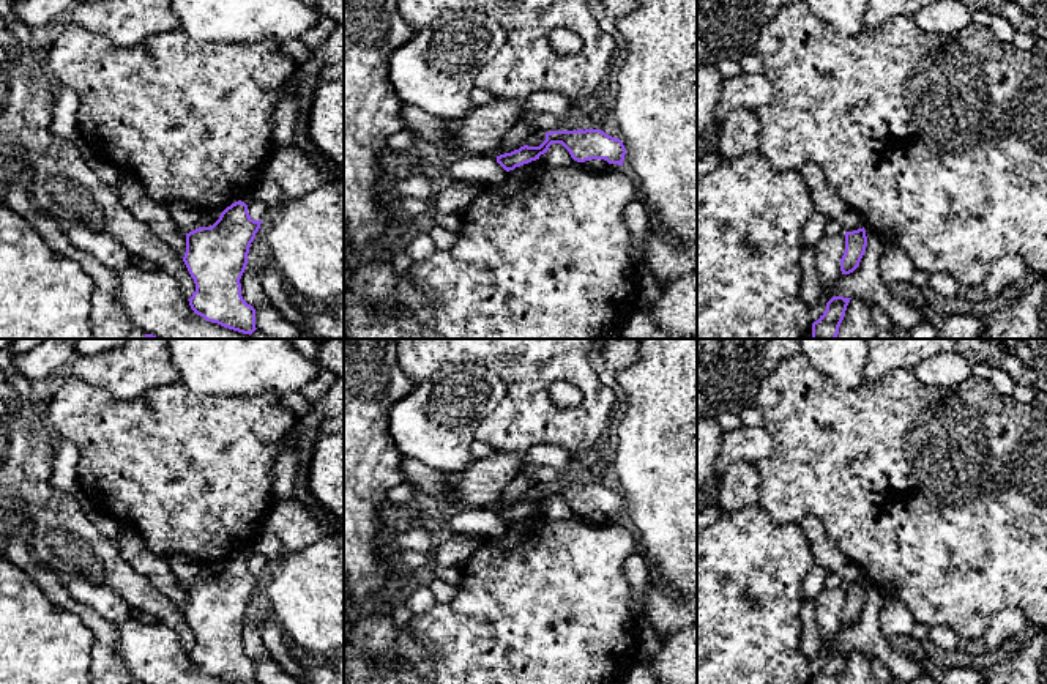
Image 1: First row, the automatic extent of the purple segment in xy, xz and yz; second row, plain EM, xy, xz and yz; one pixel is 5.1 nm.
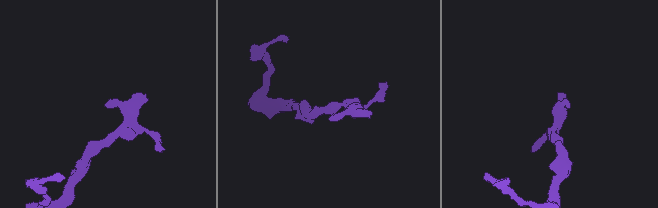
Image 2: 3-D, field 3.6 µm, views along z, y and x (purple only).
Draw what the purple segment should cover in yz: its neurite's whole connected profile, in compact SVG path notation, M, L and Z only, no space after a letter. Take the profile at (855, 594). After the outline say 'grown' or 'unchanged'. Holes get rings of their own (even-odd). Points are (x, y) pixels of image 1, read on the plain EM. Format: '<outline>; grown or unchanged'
M864 580L853 585L845 585L845 605L840 612L842 627L850 627L859 619L866 599L867 589Z; unchanged

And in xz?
M601 482L550 484L539 500L524 498L519 503L497 509L497 515L506 523L539 512L552 496L561 496L577 515L604 512L609 517L623 519L626 501L620 492Z; unchanged

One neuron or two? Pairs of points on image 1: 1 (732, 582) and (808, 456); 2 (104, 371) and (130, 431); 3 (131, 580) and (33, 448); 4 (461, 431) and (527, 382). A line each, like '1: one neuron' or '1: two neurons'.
1: two neurons
2: two neurons
3: one neuron
4: two neurons

